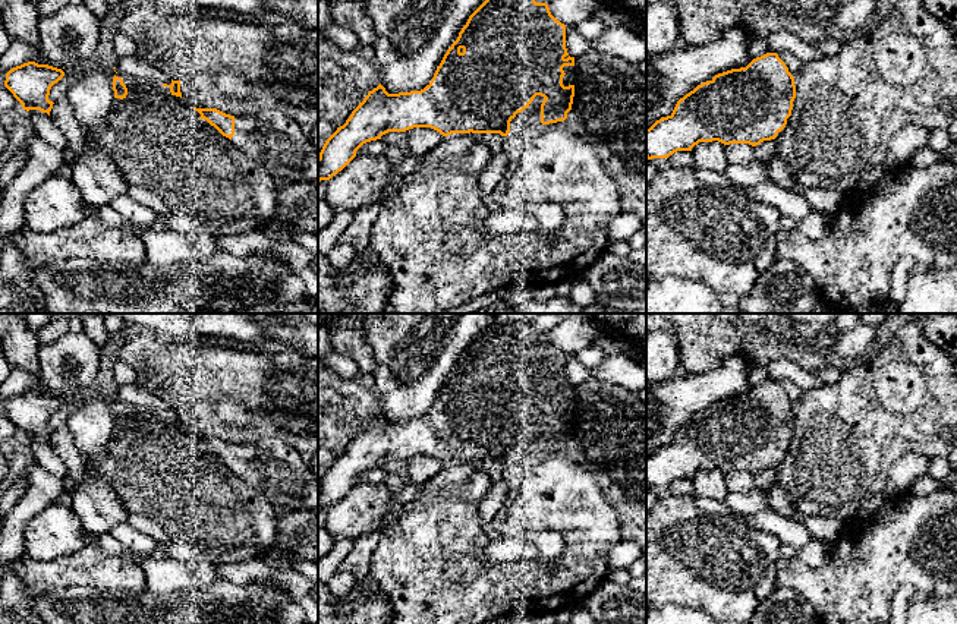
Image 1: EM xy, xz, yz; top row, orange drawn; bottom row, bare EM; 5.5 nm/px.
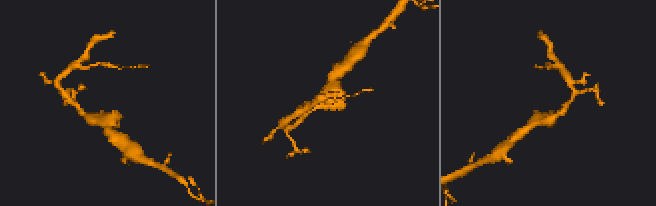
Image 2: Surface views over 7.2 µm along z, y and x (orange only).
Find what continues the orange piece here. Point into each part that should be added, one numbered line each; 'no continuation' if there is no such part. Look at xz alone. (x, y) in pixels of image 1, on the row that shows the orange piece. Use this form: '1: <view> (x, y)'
1: xz (570, 76)

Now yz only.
no continuation

